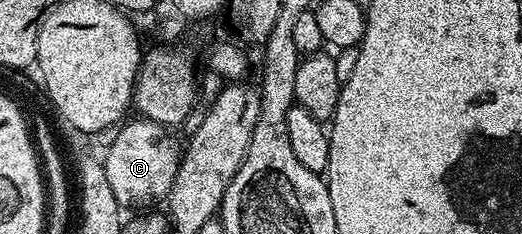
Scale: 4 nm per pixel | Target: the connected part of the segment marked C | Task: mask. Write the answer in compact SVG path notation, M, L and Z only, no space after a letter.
M133 118L134 120L125 121L116 131L116 136L113 138L106 156L103 157L105 173L108 177L108 184L112 186L112 194L123 209L138 208L134 210L142 210L146 204L152 202L161 203L166 196L169 195L172 182L175 181L175 176L178 173L180 162L179 149L176 150L175 144L168 140L164 140L165 127L151 120L143 120L141 118Z

